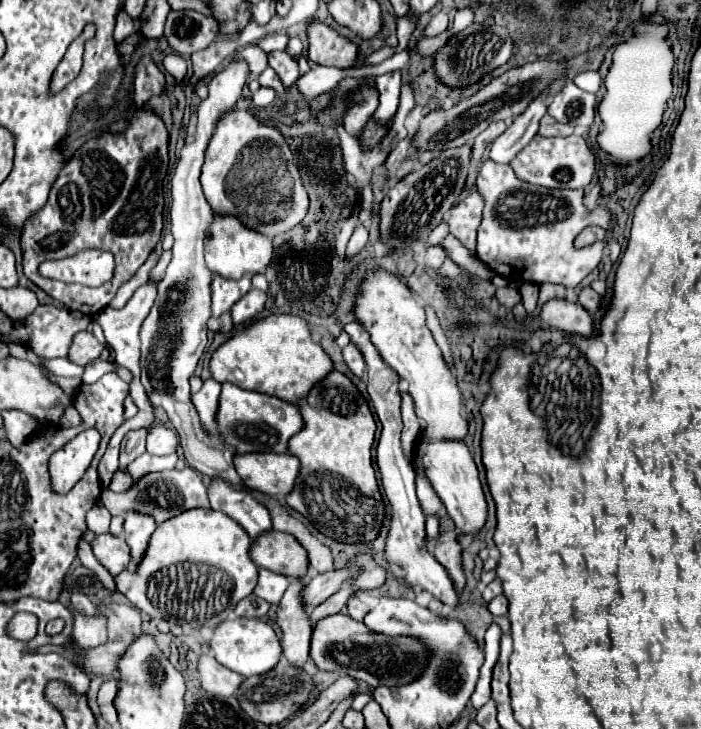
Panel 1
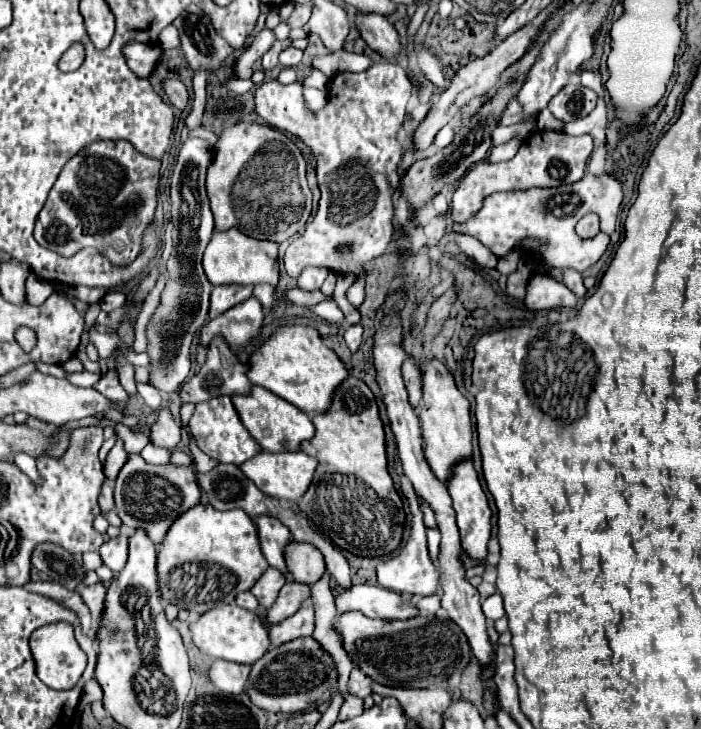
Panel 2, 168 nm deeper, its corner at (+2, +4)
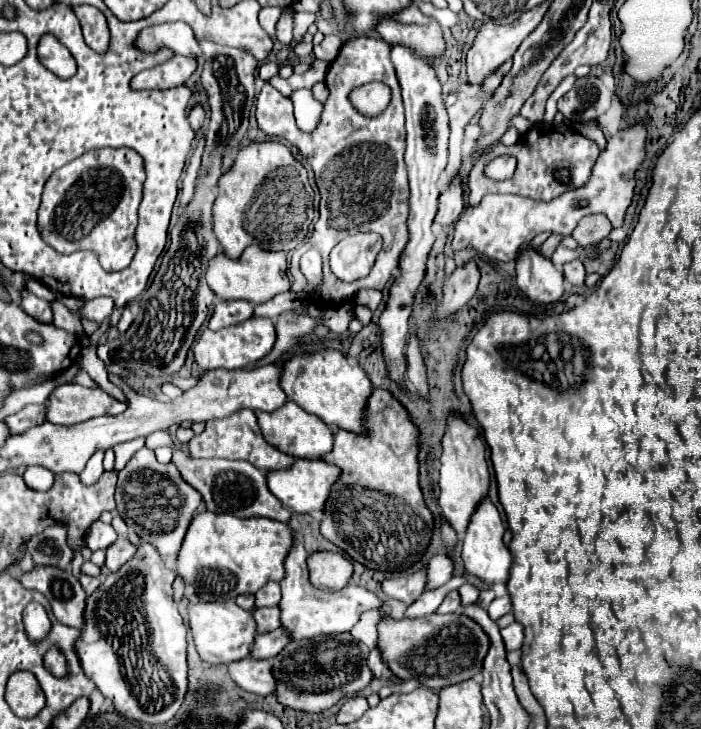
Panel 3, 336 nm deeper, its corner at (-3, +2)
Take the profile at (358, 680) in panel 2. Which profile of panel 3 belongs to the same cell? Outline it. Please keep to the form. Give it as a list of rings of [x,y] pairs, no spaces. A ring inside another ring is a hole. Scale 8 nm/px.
[[[374,645],[372,647],[372,653],[370,653],[370,657],[368,657],[368,665],[370,665],[370,669],[372,669],[372,673],[376,675],[376,677],[380,677],[382,675],[382,671],[384,671],[384,661],[382,661],[382,657],[380,657],[380,651],[378,651],[378,647]]]

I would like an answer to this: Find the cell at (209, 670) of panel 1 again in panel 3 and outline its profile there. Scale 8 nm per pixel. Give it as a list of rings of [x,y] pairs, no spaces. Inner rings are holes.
[[[240,659],[230,663],[230,677],[246,691],[252,691],[256,695],[274,695],[276,691],[276,679],[272,673],[272,659]]]

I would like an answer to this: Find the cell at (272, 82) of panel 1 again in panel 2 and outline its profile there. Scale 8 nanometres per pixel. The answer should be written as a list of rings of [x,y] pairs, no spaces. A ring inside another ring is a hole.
[[[285,39],[285,41],[275,41],[273,47],[271,47],[271,51],[267,51],[267,53],[261,57],[261,67],[263,67],[263,71],[271,71],[271,69],[277,65],[277,55],[279,55],[279,51],[285,49],[285,47],[289,47],[289,45],[291,45],[289,39]]]

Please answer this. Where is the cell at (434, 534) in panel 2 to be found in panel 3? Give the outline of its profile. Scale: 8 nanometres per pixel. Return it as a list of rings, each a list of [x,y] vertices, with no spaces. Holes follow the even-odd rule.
[[[436,555],[430,559],[428,567],[426,567],[426,589],[424,591],[430,591],[430,589],[438,589],[442,587],[444,583],[450,581],[452,577],[452,561],[446,557],[446,555]]]

